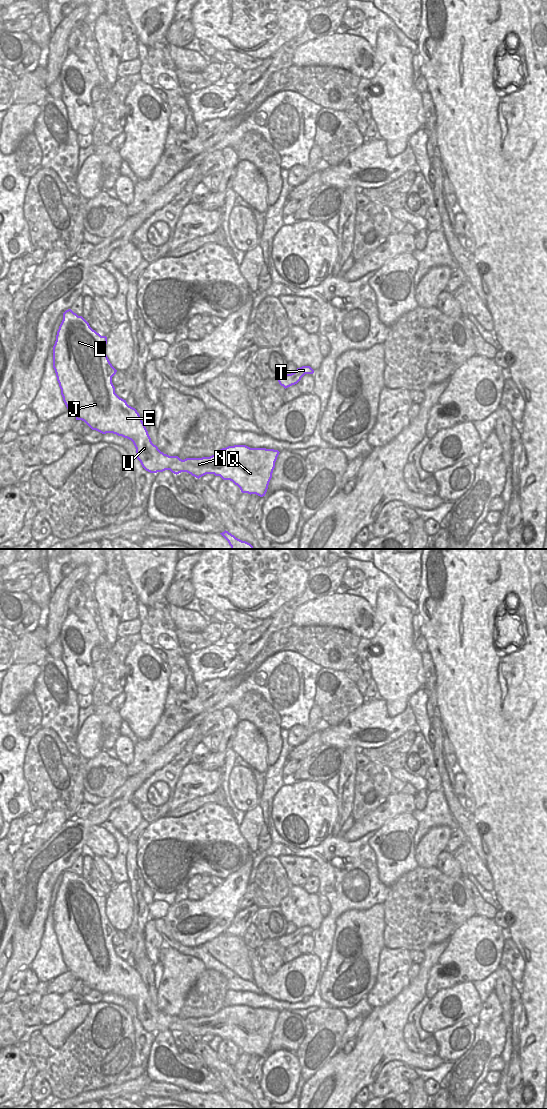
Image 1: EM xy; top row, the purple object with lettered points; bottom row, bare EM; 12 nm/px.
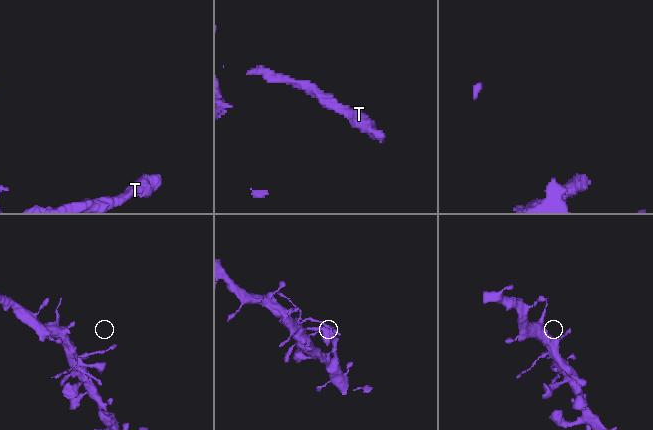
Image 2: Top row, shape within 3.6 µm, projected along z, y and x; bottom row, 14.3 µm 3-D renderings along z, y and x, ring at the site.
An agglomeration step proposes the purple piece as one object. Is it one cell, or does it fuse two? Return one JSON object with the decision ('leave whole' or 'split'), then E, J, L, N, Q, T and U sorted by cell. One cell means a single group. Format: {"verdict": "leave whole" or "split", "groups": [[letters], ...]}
{"verdict": "leave whole", "groups": [["E", "J", "L", "N", "Q", "T", "U"]]}

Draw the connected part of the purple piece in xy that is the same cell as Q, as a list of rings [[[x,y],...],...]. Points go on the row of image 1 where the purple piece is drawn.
[[[71,309],[63,313],[53,346],[53,368],[63,401],[76,420],[84,421],[92,430],[102,434],[113,433],[131,440],[136,448],[137,459],[150,473],[170,470],[177,475],[187,472],[198,479],[206,474],[214,474],[223,480],[232,481],[242,493],[265,496],[280,453],[278,450],[234,445],[222,448],[210,457],[184,460],[164,454],[152,443],[137,410],[115,393],[112,377],[117,370],[105,353],[106,344],[107,337],[93,330],[82,316],[78,316]]]

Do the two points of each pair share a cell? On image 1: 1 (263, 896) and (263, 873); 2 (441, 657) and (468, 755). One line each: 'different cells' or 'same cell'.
1: same cell
2: same cell

